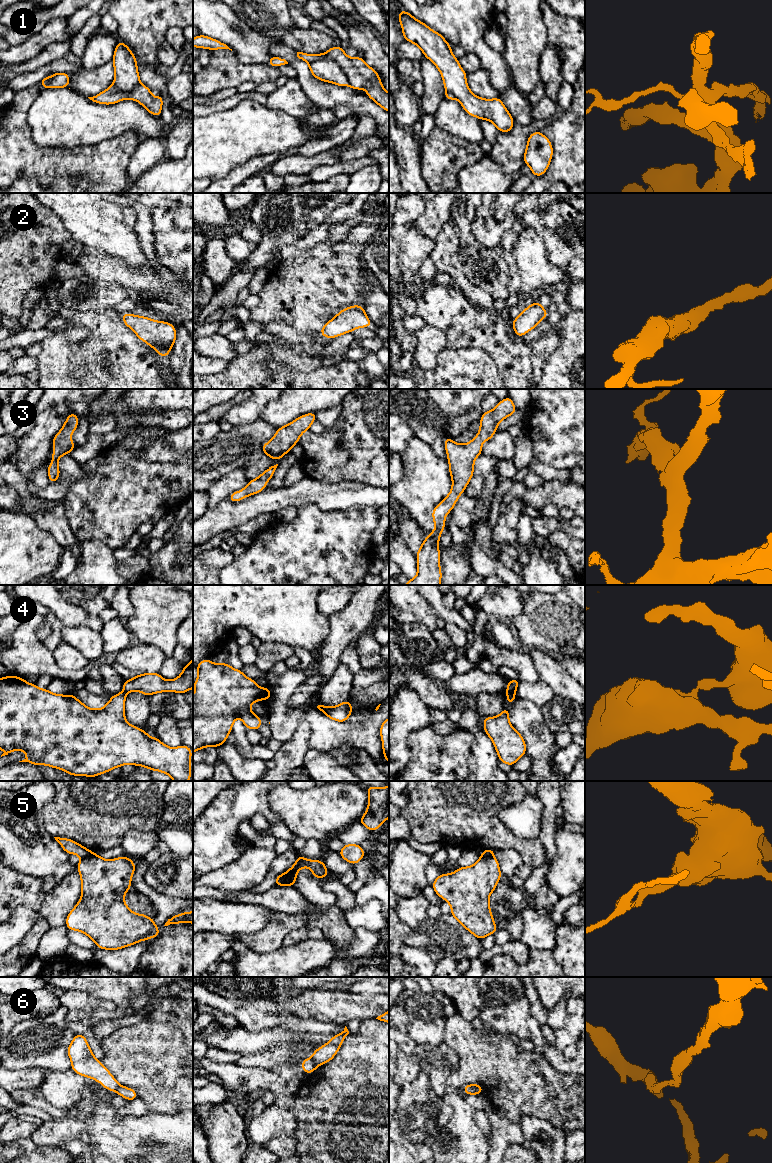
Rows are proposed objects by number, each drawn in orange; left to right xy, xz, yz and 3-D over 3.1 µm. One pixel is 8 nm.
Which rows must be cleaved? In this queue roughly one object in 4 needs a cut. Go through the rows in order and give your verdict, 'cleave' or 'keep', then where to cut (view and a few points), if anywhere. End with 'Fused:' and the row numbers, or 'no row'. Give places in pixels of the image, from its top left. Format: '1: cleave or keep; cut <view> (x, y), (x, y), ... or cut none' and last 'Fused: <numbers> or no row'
1: keep; cut none
2: keep; cut none
3: keep; cut none
4: cleave; cut yz (507, 692), (513, 693)
5: cleave; cut xz (283, 874), (283, 882), (280, 885)
6: cleave; cut yz (472, 1084), (479, 1093)
Fused: 4, 5, 6

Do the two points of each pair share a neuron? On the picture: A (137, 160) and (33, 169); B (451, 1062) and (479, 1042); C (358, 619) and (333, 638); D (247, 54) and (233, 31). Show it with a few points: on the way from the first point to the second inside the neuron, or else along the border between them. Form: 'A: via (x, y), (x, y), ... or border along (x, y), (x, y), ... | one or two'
A: border along (140, 143), (128, 164), (127, 177) | two
B: border along (444, 1041), (458, 1056), (458, 1068), (449, 1078) | two
C: via (352, 621), (339, 634) | one
D: via (247, 48), (247, 45), (239, 37) | one

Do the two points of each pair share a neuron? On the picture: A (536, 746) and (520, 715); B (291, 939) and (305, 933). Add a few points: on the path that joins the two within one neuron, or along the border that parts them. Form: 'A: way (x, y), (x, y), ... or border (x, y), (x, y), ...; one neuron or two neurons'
A: way (534, 738), (527, 730), (527, 723); one neuron
B: way (294, 938), (302, 934); one neuron

